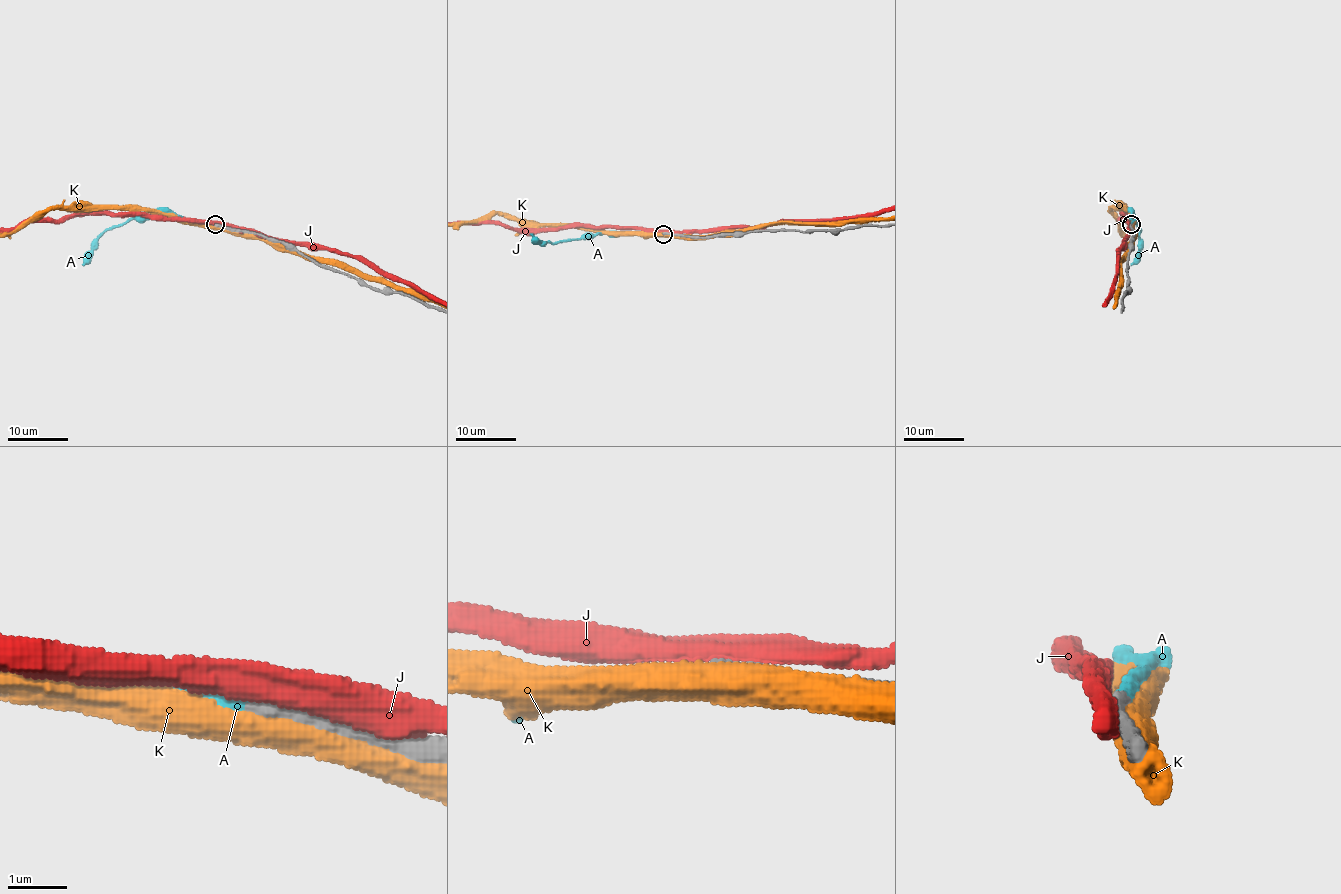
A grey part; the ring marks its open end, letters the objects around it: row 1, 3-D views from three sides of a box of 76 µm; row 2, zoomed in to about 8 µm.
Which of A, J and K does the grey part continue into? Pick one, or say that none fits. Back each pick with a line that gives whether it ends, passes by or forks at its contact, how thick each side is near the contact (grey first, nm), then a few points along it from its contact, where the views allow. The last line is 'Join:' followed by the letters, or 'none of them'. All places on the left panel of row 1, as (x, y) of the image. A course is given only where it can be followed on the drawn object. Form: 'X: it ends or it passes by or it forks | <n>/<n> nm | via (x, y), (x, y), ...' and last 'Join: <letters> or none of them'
A: it ends | 280/280 nm
Join: A

